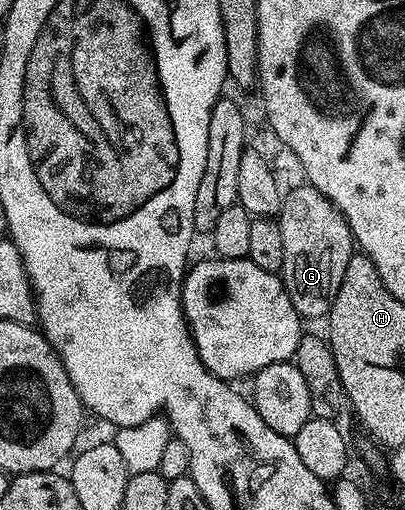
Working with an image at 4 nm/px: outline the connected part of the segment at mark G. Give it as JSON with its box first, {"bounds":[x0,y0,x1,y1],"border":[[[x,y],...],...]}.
{"bounds":[277,184,353,320],"border":[[[310,184],[302,185],[284,193],[283,206],[277,215],[281,244],[285,248],[281,277],[300,319],[323,320],[330,315],[337,288],[341,288],[345,268],[353,253],[353,239],[342,212],[324,194],[317,192],[317,188]]]}

